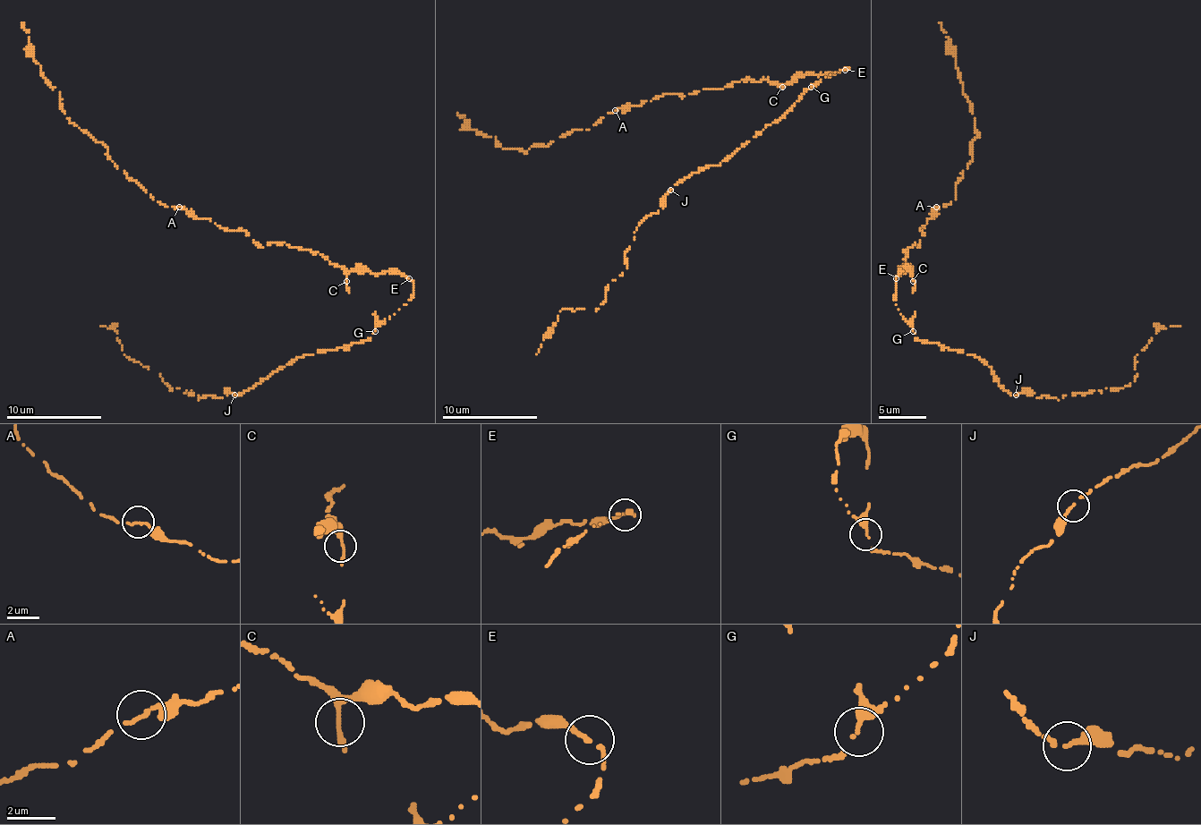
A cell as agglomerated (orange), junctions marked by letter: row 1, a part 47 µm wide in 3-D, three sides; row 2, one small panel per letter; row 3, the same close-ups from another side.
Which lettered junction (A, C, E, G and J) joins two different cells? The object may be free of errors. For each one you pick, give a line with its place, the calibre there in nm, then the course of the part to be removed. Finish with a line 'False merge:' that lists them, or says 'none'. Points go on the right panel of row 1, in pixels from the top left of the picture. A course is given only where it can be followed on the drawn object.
J: (1016, 395) | 200 nm | (1015, 395), (1029, 393), (1059, 400), (1066, 395), (1128, 386), (1137, 374), (1135, 357), (1161, 328), (1180, 326)
False merge: J

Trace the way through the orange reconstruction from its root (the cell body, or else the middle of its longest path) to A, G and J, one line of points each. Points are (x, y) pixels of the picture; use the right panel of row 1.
A: (896, 278), (900, 271), (910, 271), (906, 250), (915, 242), (917, 247), (920, 231), (936, 207)
G: (896, 278), (896, 304), (913, 331)
J: (896, 278), (896, 304), (910, 324), (915, 338), (979, 357), (999, 383), (1015, 395)

